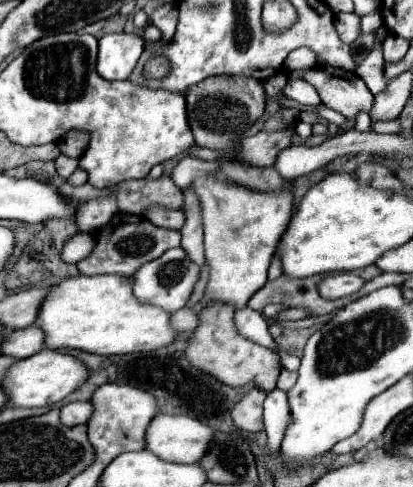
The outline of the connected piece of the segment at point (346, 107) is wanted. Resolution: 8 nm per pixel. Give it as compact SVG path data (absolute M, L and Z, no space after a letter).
M316 66L304 70L300 78L316 88L322 104L344 114L346 118L356 118L360 110L370 112L374 96L366 88L364 80L354 72L334 66Z

